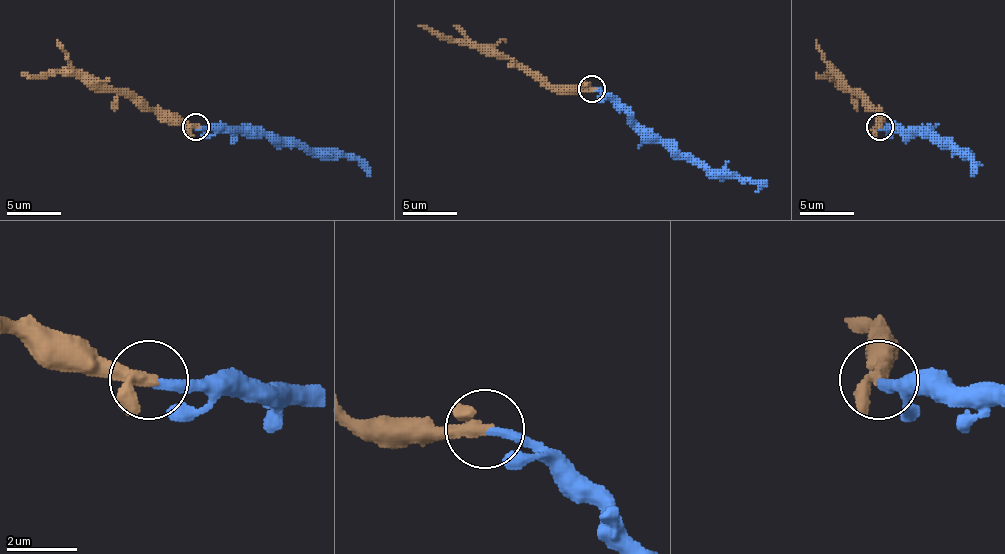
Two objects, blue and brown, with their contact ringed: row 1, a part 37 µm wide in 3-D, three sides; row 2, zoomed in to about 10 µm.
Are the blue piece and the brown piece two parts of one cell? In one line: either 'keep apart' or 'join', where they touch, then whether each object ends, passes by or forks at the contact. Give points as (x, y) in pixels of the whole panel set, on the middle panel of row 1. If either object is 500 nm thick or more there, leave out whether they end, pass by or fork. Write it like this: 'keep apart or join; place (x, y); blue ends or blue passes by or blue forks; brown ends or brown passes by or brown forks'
join; place (592, 89); blue ends; brown passes by

